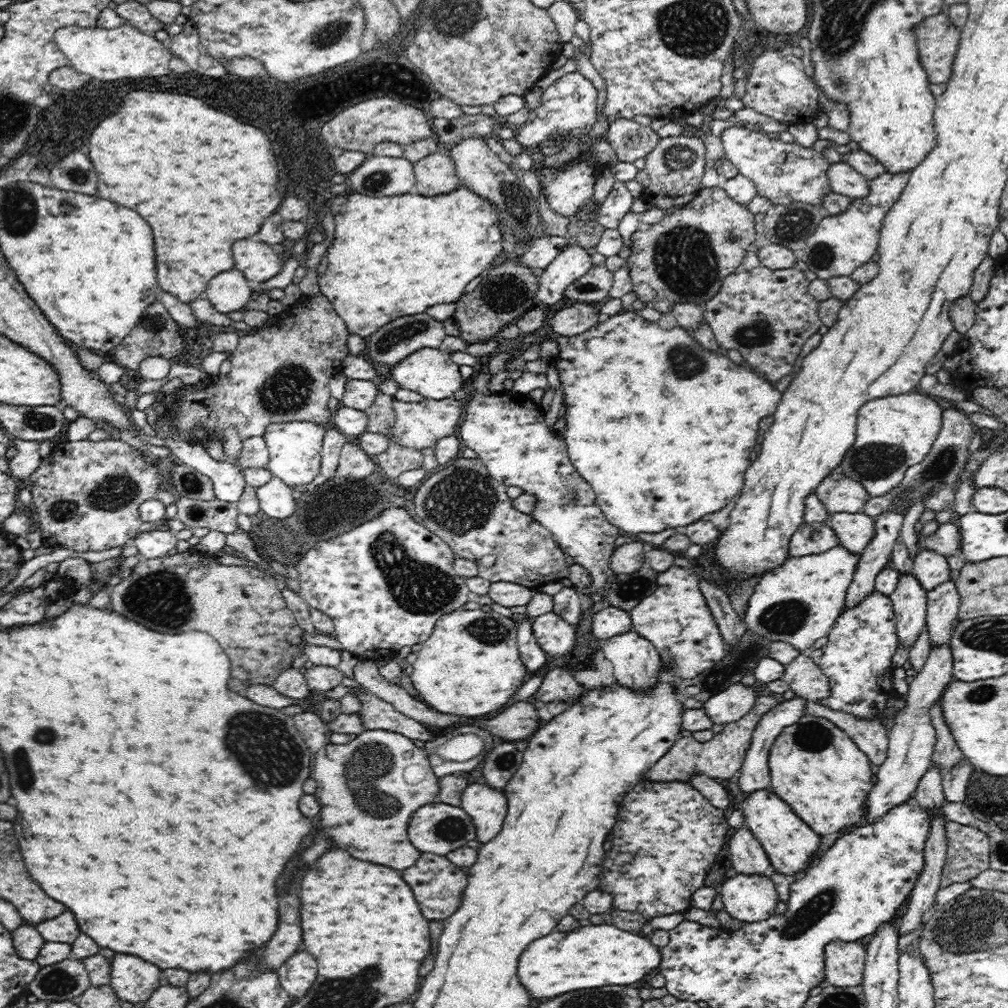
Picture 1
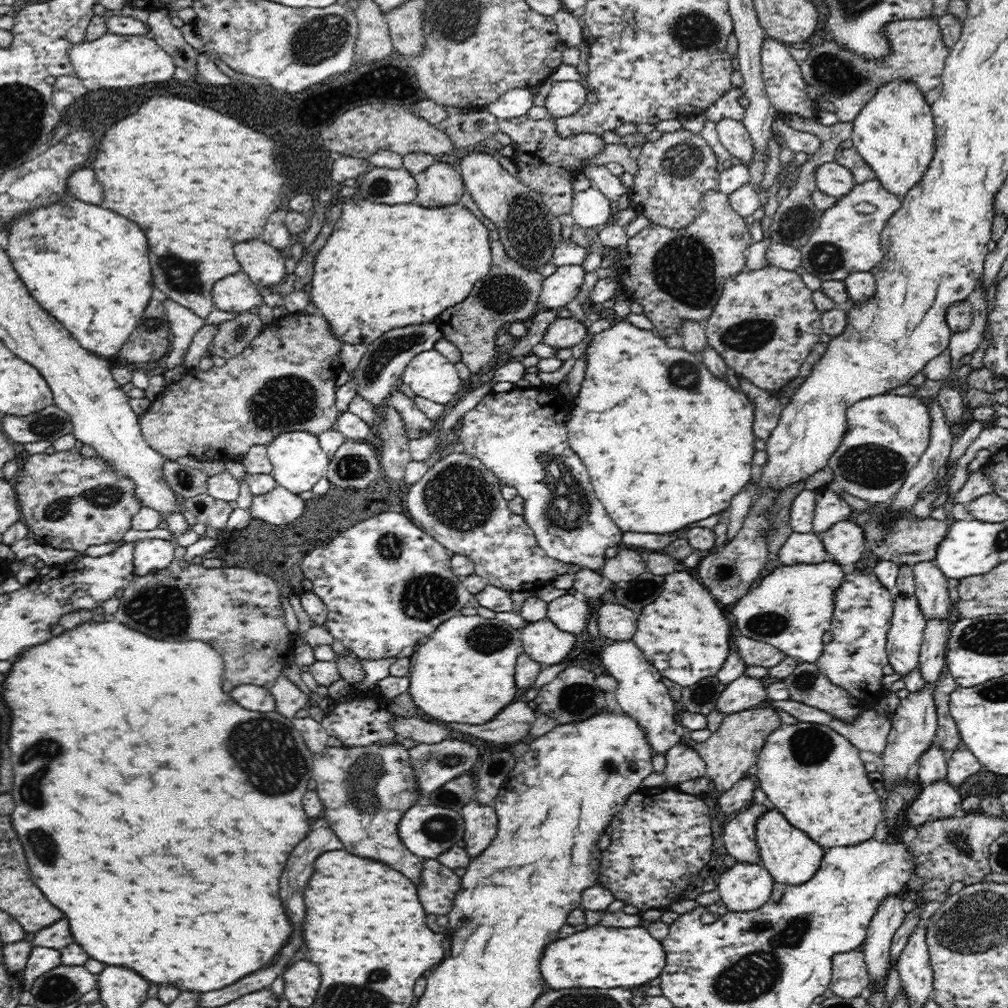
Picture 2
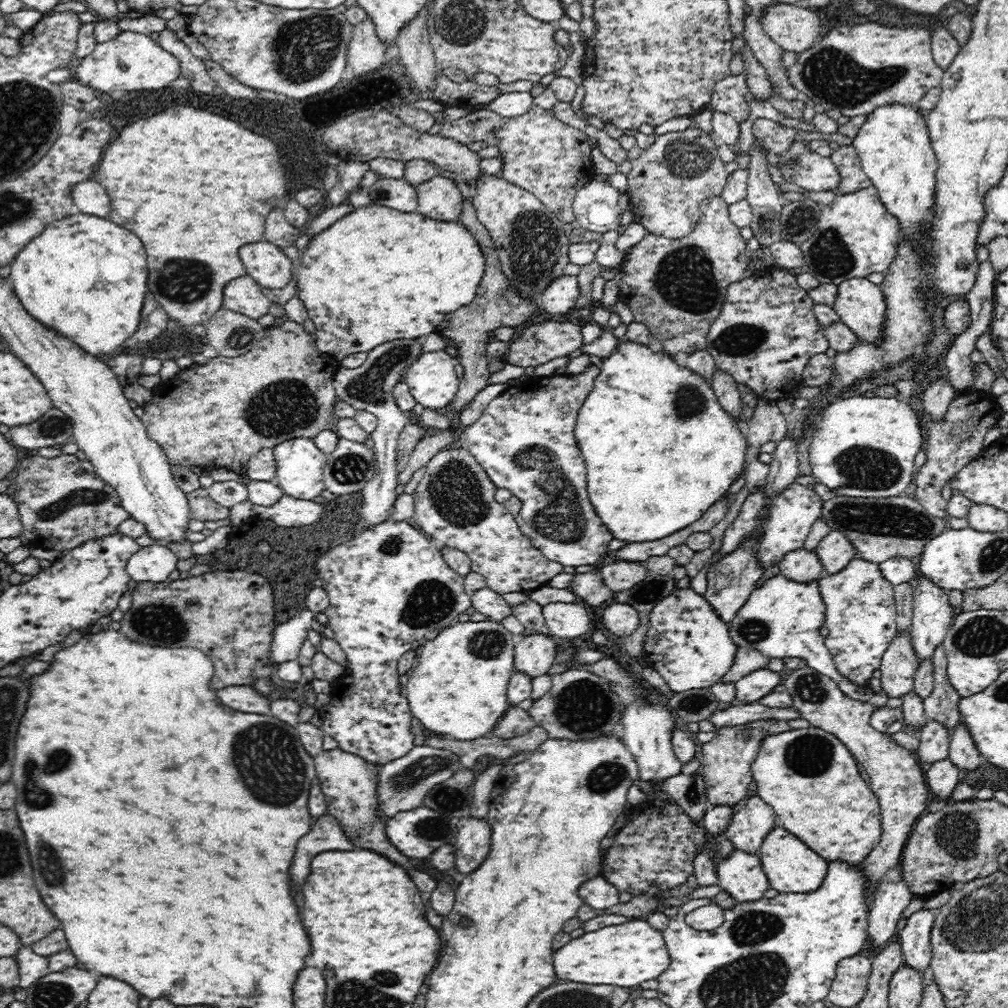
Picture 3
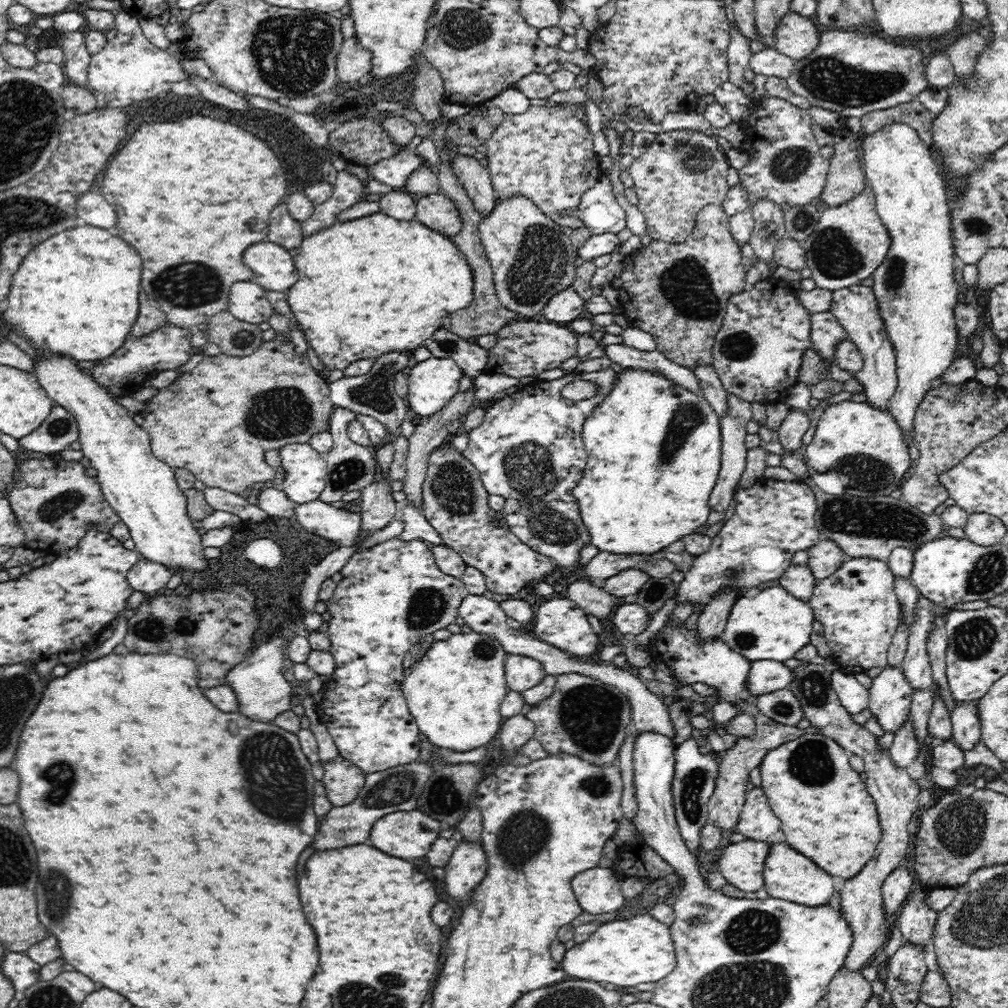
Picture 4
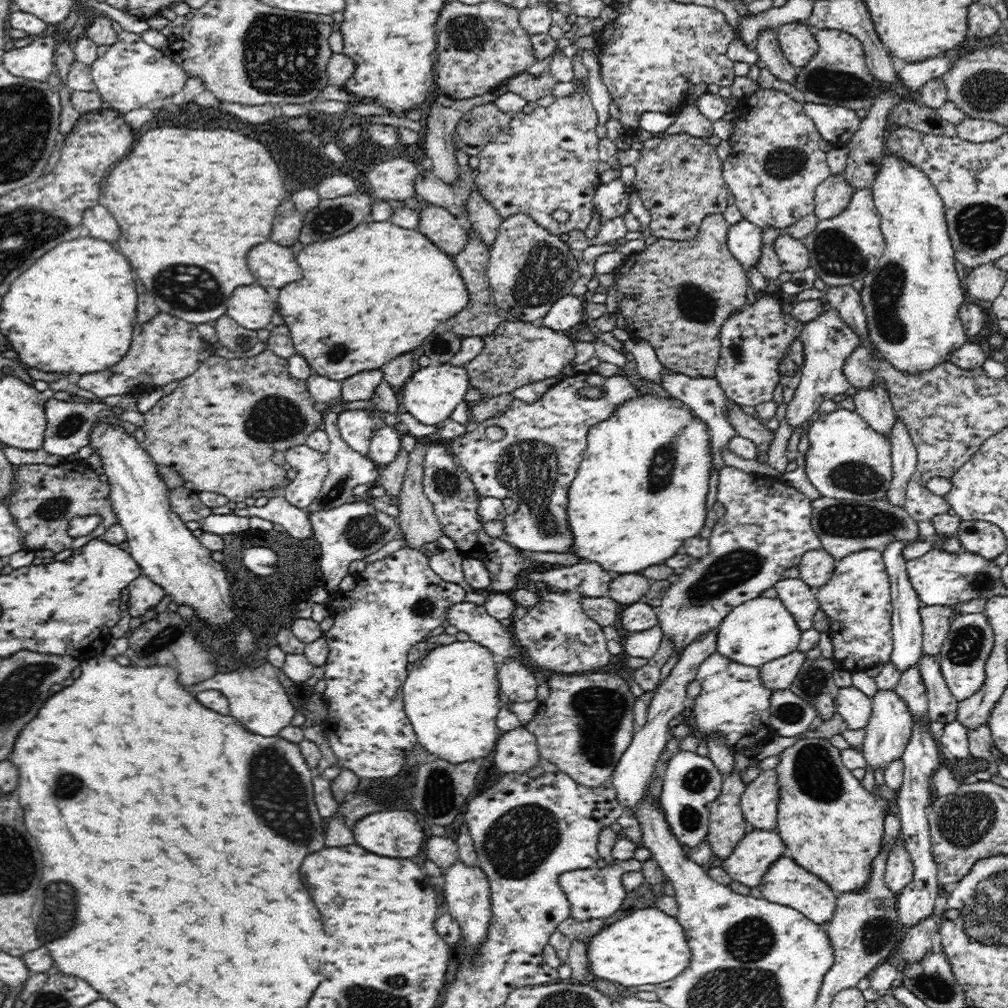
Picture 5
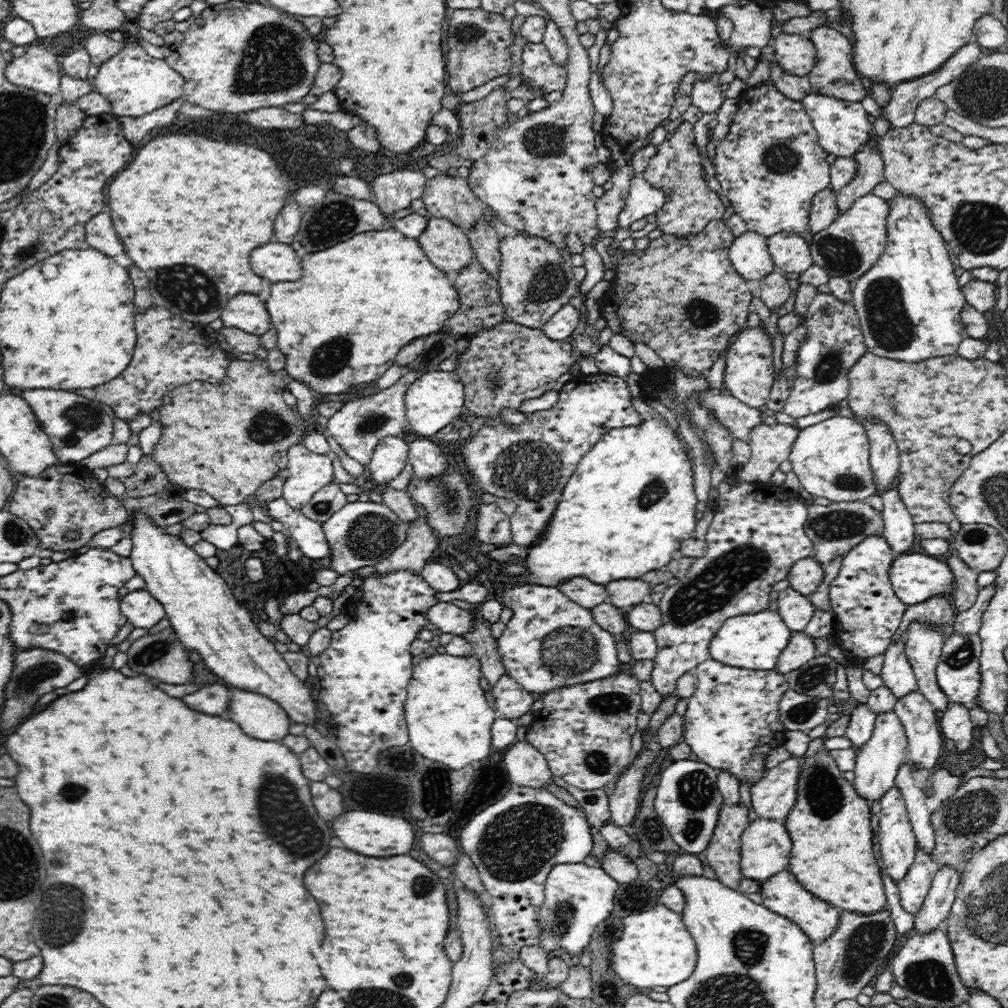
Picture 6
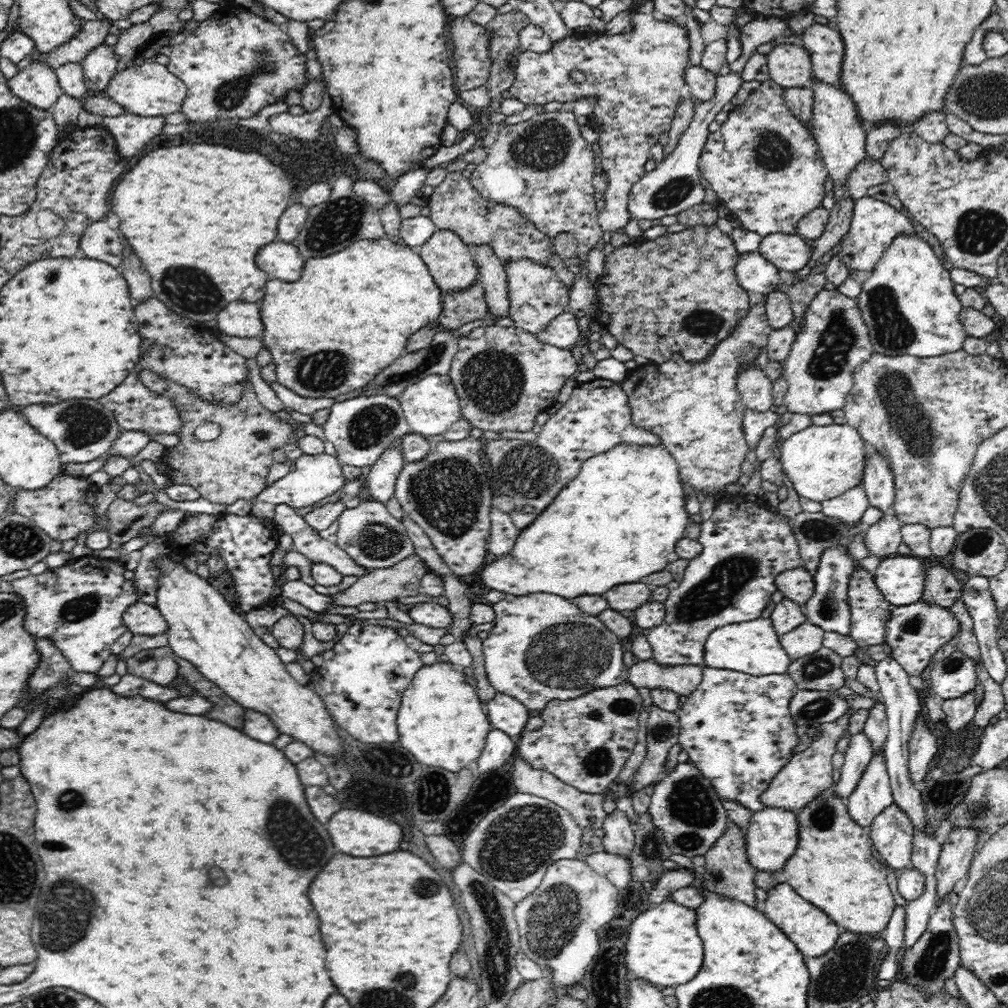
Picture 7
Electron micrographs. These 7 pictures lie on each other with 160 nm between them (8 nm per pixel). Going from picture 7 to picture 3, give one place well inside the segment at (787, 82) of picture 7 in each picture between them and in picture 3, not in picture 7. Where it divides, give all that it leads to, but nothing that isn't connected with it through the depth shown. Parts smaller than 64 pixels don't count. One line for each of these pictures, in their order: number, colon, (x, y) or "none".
3: (795, 29)
4: (797, 36)
5: (798, 45)
6: (795, 54)

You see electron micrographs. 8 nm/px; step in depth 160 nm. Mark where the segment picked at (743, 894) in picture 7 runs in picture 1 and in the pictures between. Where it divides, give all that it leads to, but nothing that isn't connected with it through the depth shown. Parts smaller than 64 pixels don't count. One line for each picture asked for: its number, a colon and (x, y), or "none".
1: (721, 757)
2: (731, 752)
3: (726, 762)
4: (725, 805)
5: (727, 826)
6: (723, 854)

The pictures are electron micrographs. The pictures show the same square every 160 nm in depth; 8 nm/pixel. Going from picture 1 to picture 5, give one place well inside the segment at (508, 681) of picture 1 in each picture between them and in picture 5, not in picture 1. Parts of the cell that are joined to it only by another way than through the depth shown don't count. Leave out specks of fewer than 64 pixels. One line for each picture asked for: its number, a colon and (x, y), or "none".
2: (464, 674)
3: (458, 689)
4: (454, 693)
5: (451, 698)

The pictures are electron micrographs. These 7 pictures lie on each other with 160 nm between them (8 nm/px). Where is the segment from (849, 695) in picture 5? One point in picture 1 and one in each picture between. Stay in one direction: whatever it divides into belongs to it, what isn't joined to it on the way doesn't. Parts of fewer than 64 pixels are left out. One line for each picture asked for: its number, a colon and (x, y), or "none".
1: (798, 603)
2: (792, 608)
3: (781, 619)
4: (854, 698)

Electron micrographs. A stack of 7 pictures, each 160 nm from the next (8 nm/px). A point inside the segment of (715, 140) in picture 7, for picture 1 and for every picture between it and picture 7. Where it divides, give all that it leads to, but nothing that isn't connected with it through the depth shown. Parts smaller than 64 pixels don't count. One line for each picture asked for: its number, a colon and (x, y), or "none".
1: (844, 180)
2: (831, 178)
3: (799, 164)
4: (785, 166)
5: (775, 163)
6: (770, 166)

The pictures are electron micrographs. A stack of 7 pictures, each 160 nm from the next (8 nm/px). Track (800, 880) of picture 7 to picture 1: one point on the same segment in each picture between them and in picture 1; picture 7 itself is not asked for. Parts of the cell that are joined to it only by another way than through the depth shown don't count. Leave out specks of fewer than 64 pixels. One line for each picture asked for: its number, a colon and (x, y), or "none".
1: (815, 767)
2: (810, 773)
3: (810, 778)
4: (826, 814)
5: (830, 825)
6: (832, 857)

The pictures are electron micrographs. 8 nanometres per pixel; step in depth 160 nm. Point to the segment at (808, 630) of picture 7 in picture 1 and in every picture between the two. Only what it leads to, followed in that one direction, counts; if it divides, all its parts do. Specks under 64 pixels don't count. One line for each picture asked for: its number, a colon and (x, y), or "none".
1: (733, 703)
2: (746, 692)
3: (750, 688)
4: (765, 676)
5: (779, 673)
6: (801, 648)

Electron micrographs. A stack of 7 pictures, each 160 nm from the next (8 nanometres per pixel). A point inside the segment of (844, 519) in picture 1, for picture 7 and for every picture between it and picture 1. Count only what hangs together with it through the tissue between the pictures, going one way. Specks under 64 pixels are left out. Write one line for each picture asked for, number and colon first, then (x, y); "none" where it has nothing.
2: (845, 542)
3: (835, 551)
4: (826, 557)
5: (816, 567)
6: (805, 576)
7: (798, 585)

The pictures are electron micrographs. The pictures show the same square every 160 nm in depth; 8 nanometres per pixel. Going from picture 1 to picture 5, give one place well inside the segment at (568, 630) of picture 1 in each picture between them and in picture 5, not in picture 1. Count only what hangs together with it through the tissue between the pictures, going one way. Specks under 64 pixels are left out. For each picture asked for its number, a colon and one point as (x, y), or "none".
2: (543, 642)
3: (534, 654)
4: (521, 672)
5: (518, 683)

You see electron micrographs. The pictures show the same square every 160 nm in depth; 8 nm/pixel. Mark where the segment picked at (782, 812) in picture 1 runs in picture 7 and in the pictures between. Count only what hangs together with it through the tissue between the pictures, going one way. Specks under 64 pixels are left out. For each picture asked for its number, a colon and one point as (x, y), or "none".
2: (792, 858)
3: (791, 867)
4: (788, 875)
5: (786, 883)
6: (782, 894)
7: (809, 928)

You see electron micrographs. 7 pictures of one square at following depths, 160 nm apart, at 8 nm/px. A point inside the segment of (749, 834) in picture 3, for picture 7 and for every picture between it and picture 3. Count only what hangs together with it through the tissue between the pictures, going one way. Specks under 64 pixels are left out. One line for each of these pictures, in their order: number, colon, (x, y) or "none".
4: (757, 821)
5: (759, 802)
6: (773, 796)
7: (809, 773)

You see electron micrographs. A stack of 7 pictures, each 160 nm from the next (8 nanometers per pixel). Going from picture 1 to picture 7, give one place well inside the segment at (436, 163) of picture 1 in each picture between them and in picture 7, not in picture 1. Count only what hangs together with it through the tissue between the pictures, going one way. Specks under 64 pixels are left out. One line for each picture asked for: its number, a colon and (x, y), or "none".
2: (441, 185)
3: (440, 198)
4: (435, 211)
5: (450, 234)
6: (447, 247)
7: (448, 259)

